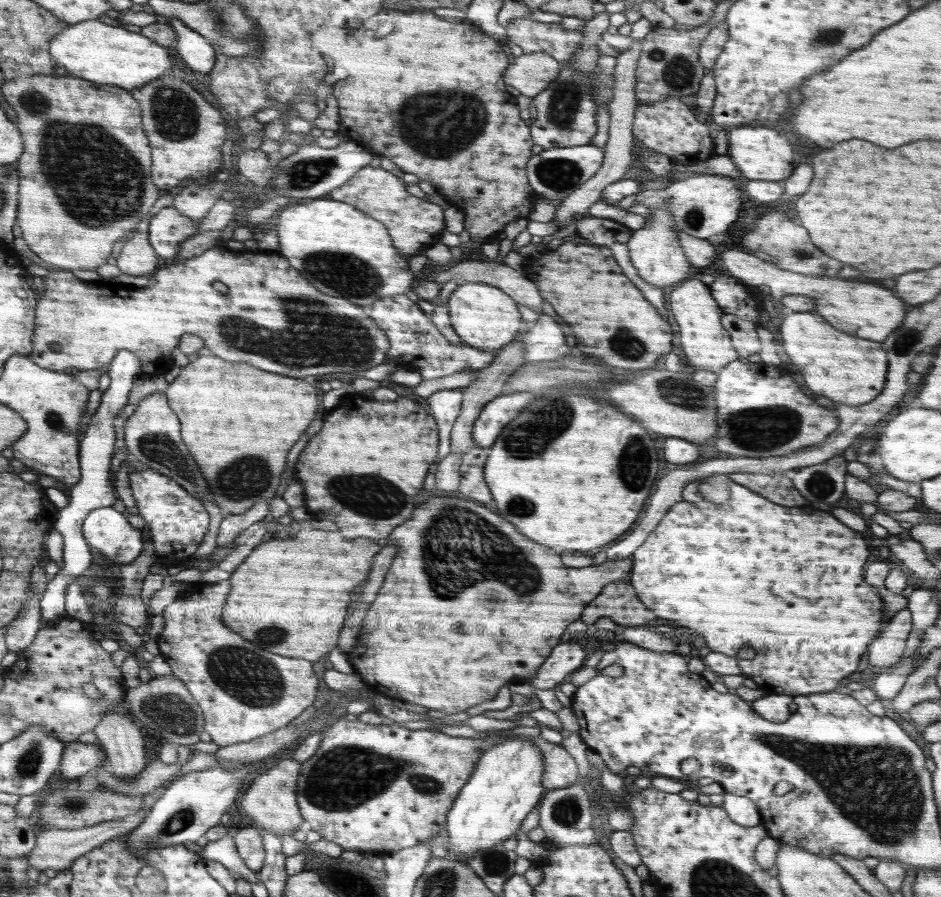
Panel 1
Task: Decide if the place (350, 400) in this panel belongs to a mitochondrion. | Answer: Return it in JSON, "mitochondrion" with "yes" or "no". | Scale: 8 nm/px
{"mitochondrion":"no"}

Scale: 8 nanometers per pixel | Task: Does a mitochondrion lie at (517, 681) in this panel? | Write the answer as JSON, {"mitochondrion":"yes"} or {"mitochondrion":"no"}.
{"mitochondrion":"no"}

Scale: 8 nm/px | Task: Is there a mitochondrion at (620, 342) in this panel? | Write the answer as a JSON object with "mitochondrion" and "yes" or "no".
{"mitochondrion":"yes"}

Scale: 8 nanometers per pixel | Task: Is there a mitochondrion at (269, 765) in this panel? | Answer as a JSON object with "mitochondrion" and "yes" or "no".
{"mitochondrion":"no"}

